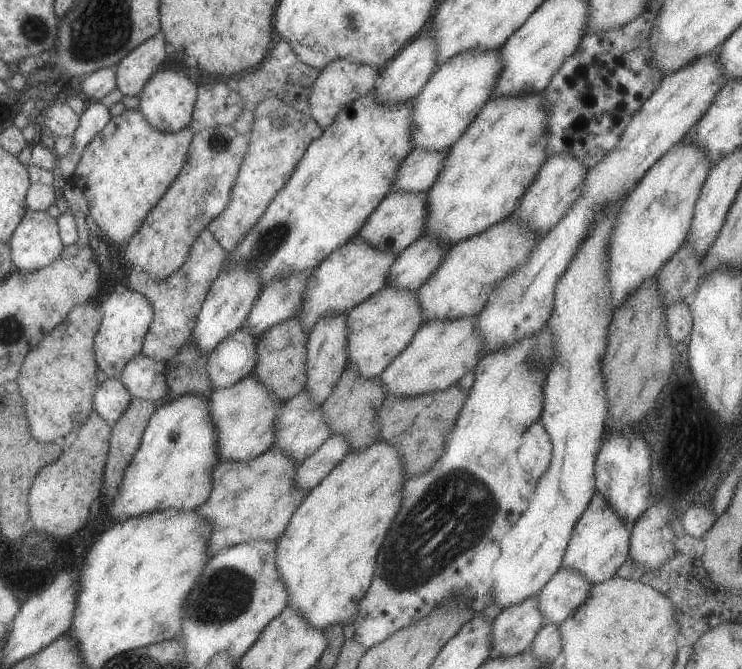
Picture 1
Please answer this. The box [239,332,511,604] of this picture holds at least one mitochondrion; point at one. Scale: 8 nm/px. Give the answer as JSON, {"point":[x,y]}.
{"point":[453,516]}

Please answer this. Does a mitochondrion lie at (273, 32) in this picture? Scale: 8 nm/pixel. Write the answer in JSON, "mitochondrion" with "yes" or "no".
{"mitochondrion":"no"}

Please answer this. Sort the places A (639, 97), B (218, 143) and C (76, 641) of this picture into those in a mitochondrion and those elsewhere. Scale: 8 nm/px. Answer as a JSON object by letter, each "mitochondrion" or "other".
{"A":"other","B":"mitochondrion","C":"other"}

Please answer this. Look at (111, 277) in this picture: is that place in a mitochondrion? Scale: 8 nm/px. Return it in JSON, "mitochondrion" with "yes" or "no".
{"mitochondrion":"yes"}

